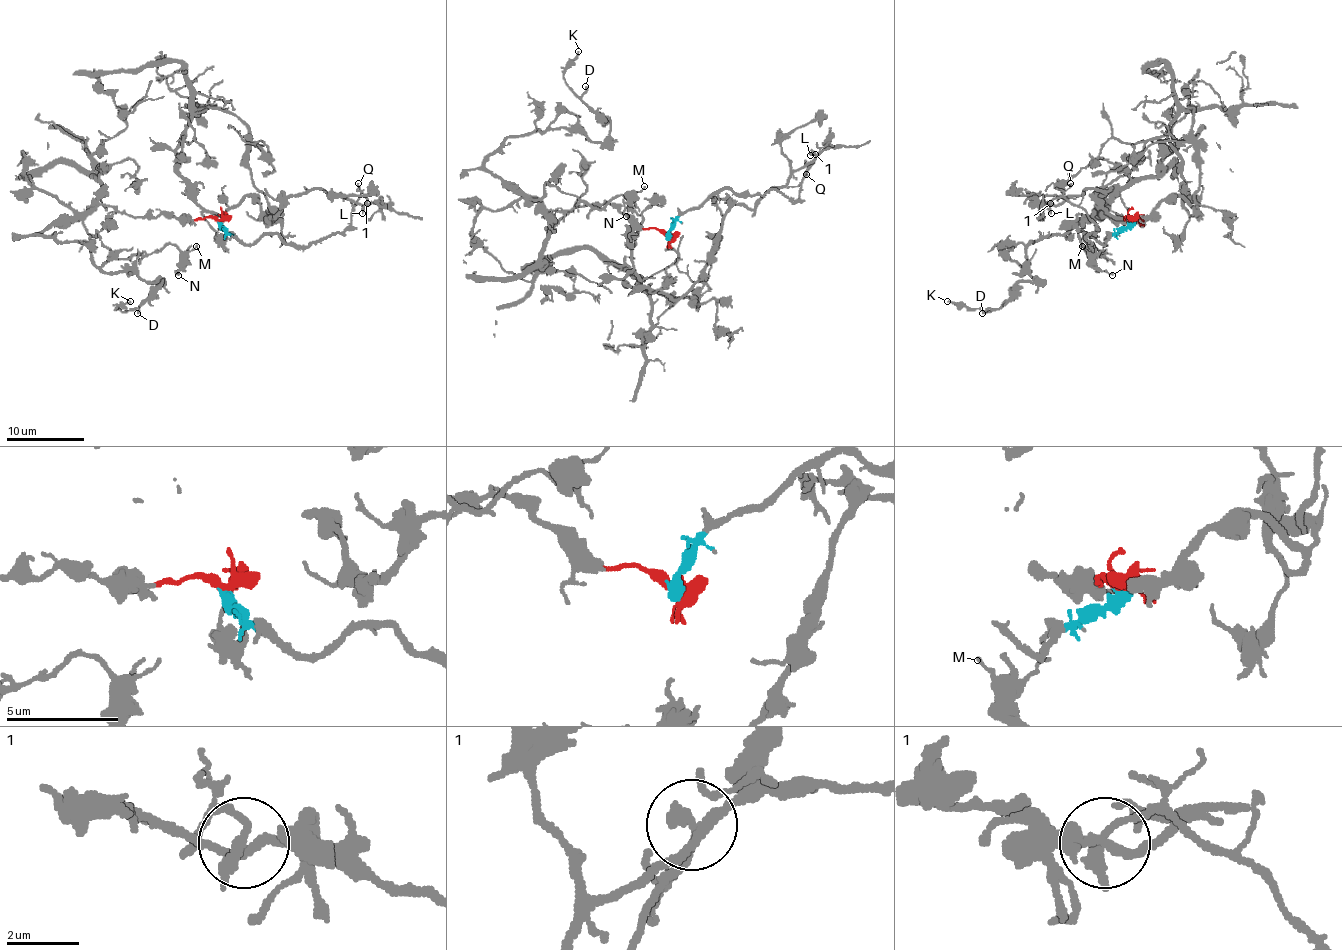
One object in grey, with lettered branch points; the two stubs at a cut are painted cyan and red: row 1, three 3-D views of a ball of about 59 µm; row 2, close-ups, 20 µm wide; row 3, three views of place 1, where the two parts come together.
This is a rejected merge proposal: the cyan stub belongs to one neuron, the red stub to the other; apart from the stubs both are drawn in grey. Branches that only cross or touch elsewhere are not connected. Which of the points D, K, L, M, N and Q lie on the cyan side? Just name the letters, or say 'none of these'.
L, Q

